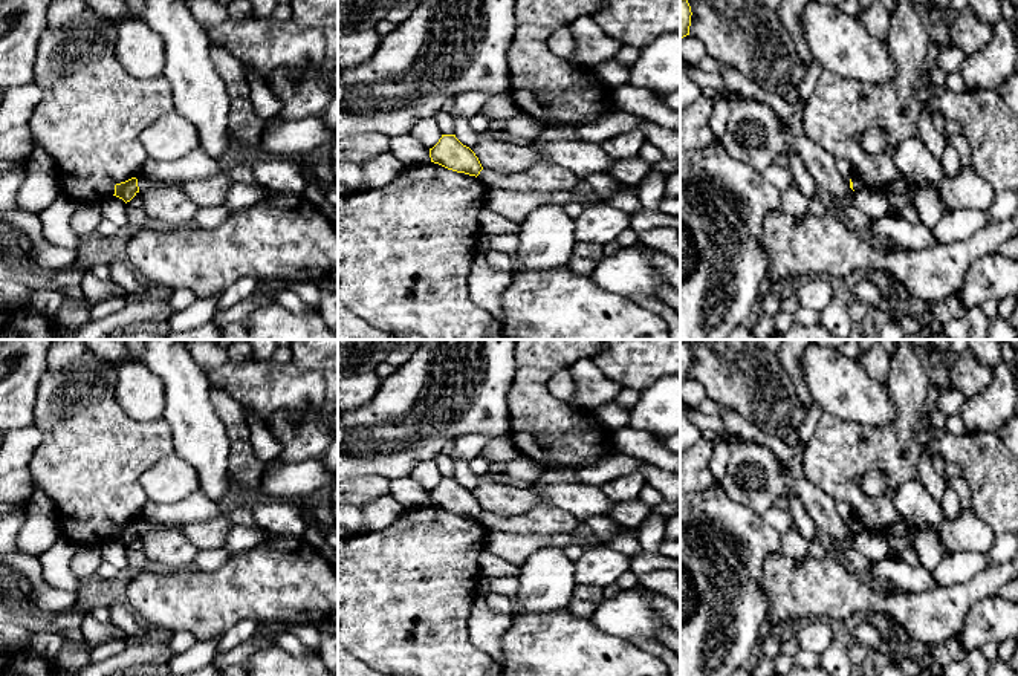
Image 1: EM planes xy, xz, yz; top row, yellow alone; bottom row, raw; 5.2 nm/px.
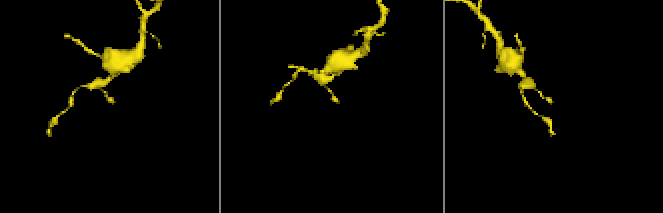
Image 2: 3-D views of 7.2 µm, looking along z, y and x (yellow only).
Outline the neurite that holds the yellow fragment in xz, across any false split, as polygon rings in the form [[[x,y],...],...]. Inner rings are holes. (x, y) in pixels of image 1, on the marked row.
[[[442,135],[439,142],[430,148],[431,162],[439,164],[448,170],[478,176],[483,170],[475,153],[463,145],[456,135]]]

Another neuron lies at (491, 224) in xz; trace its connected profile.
[[[485,206],[478,216],[480,231],[486,236],[518,234],[520,225]]]

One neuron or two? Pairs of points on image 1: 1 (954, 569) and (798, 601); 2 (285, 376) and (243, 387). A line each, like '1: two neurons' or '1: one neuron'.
1: two neurons
2: one neuron

